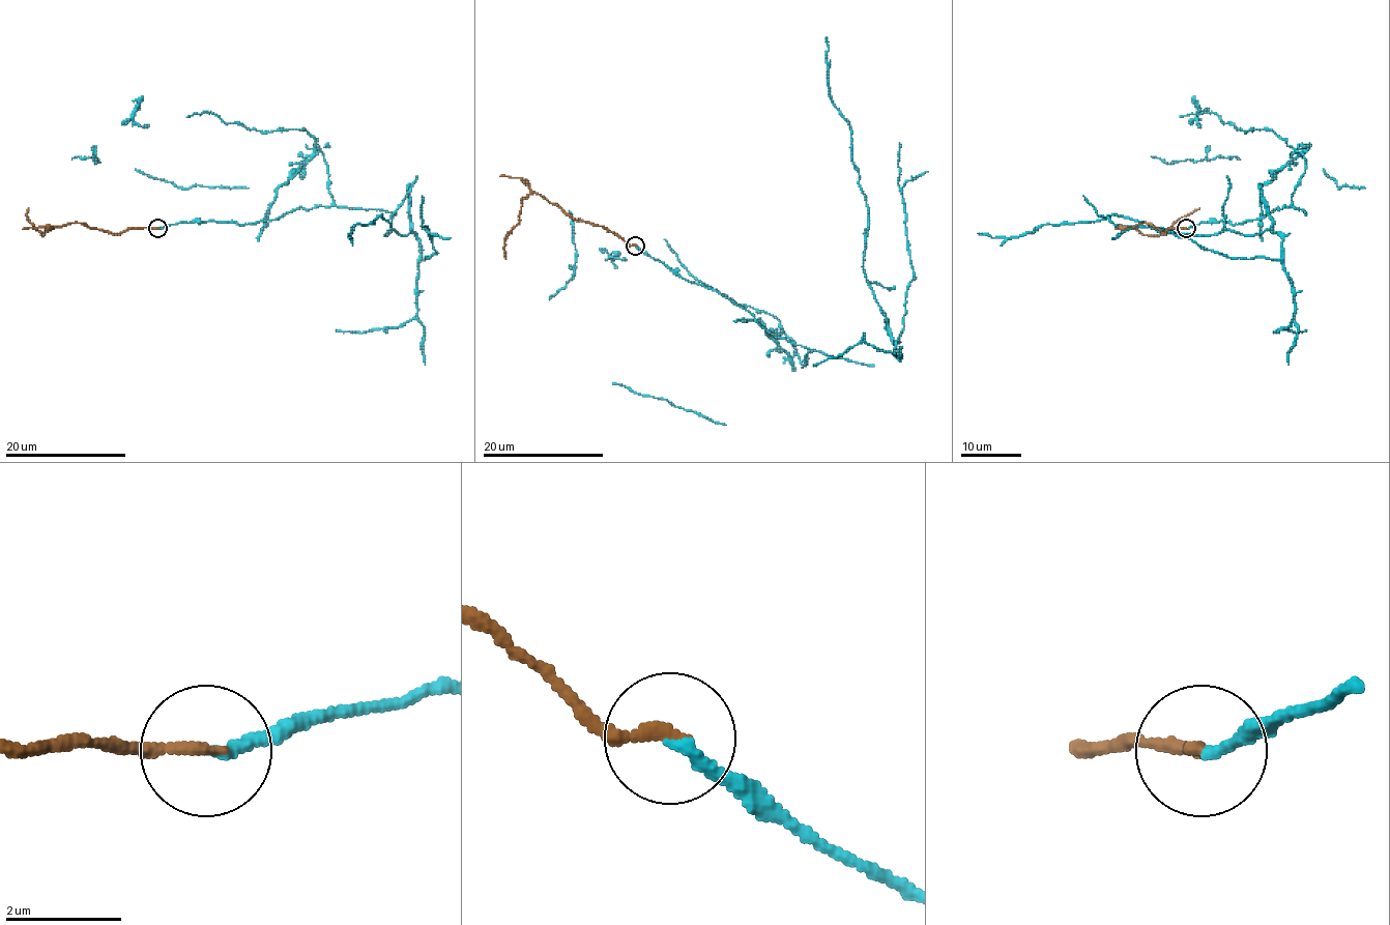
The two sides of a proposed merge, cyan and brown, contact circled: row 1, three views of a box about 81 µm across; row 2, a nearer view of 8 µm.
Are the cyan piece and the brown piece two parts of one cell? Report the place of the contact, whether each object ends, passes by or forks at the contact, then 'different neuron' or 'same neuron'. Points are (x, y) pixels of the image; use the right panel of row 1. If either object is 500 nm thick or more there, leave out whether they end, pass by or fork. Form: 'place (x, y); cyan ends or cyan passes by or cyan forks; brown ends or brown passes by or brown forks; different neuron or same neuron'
place (1186, 228); cyan ends; brown ends; same neuron

